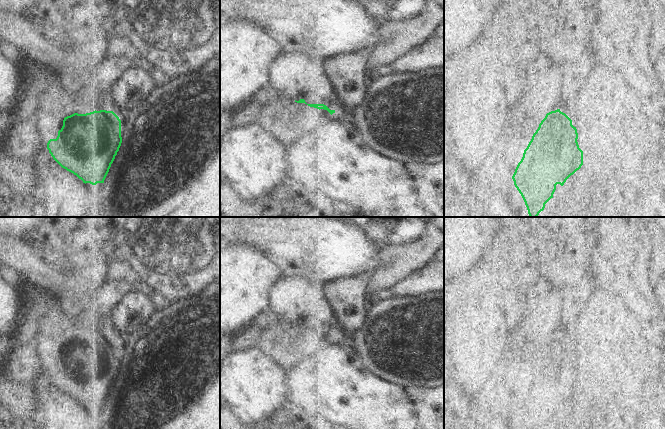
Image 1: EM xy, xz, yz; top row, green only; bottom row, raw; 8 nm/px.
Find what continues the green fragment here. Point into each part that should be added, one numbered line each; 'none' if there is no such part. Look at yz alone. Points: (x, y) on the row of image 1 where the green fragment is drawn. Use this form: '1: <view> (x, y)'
1: yz (569, 107)

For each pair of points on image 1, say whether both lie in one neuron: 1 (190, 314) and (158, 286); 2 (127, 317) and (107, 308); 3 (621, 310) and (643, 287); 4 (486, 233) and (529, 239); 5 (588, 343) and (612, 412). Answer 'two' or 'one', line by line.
1: two
2: two
3: two
4: two
5: two

